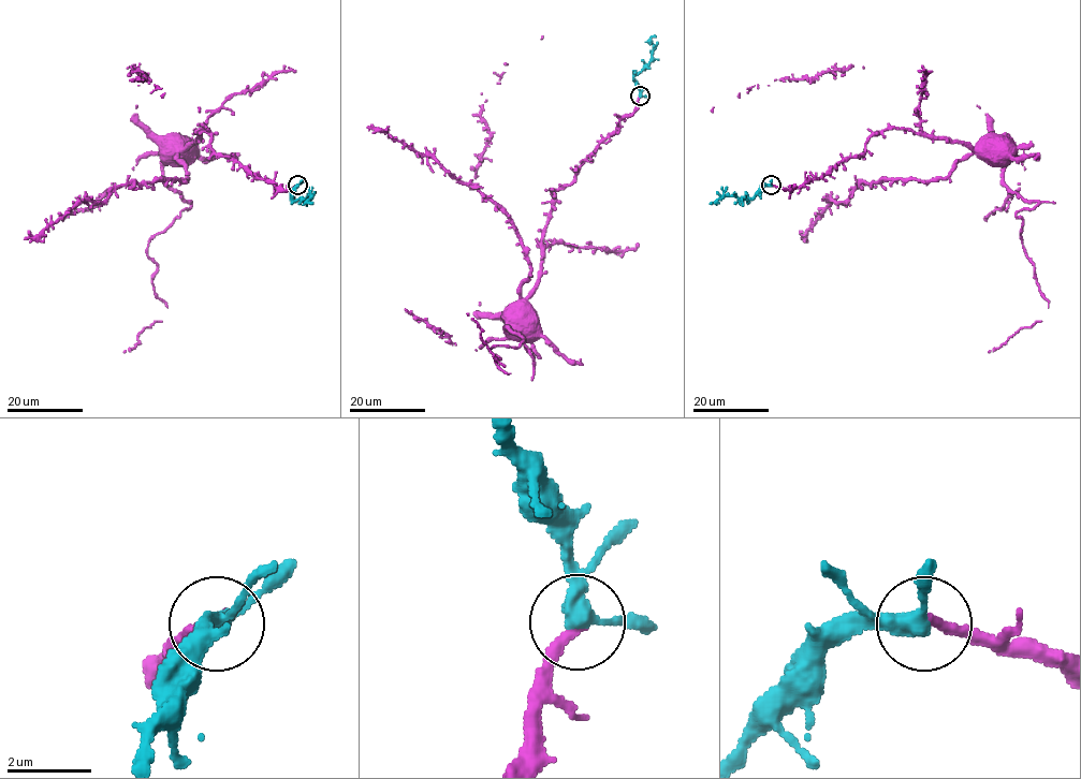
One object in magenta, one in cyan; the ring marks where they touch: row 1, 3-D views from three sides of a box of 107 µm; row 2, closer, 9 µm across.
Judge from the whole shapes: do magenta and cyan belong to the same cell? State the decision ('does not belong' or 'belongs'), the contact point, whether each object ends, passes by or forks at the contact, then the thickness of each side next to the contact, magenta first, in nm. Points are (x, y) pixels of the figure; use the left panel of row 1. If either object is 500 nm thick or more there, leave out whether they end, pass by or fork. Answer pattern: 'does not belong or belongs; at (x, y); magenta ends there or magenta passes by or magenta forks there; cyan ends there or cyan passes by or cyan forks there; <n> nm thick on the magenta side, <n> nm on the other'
belongs; at (297, 185); magenta ends there; cyan passes by; 260 nm thick on the magenta side, 360 nm on the other

